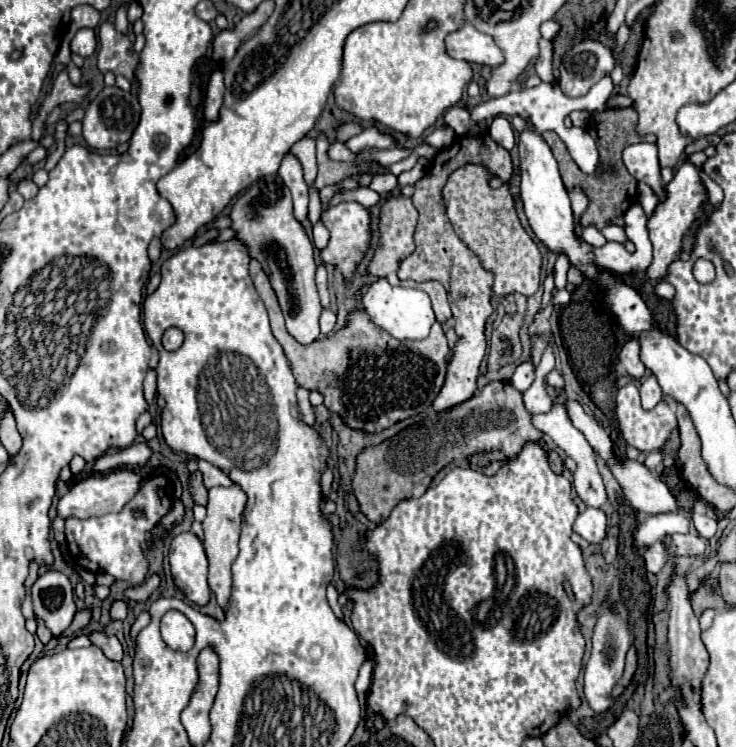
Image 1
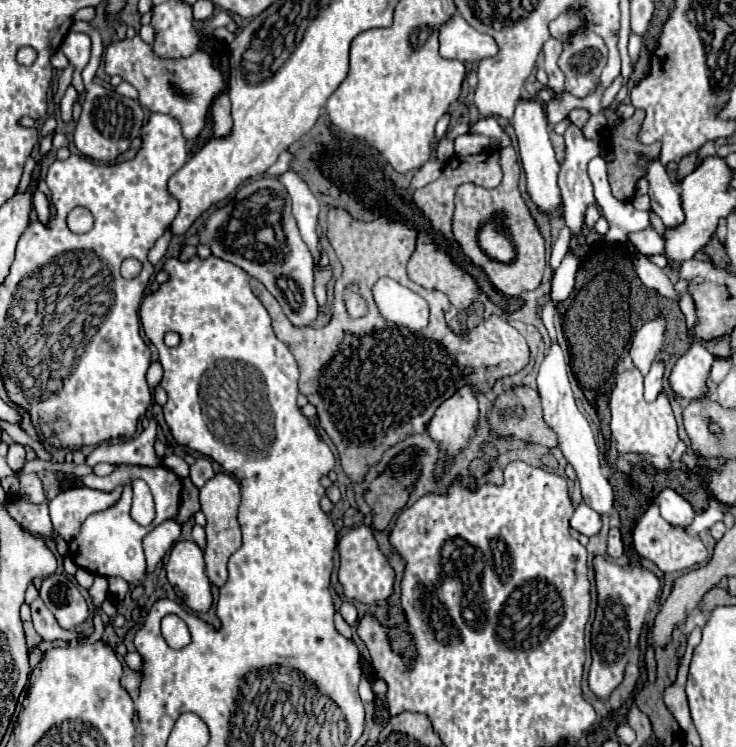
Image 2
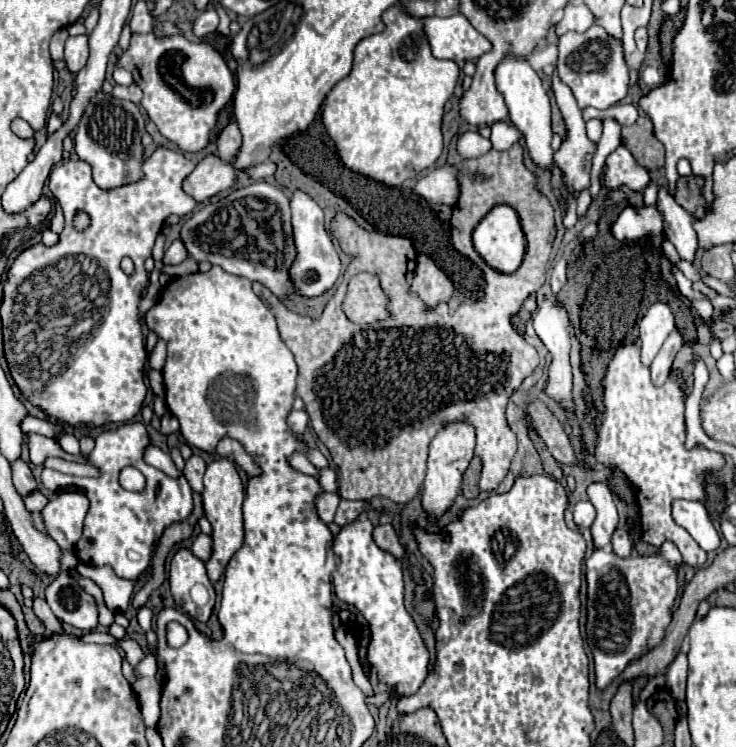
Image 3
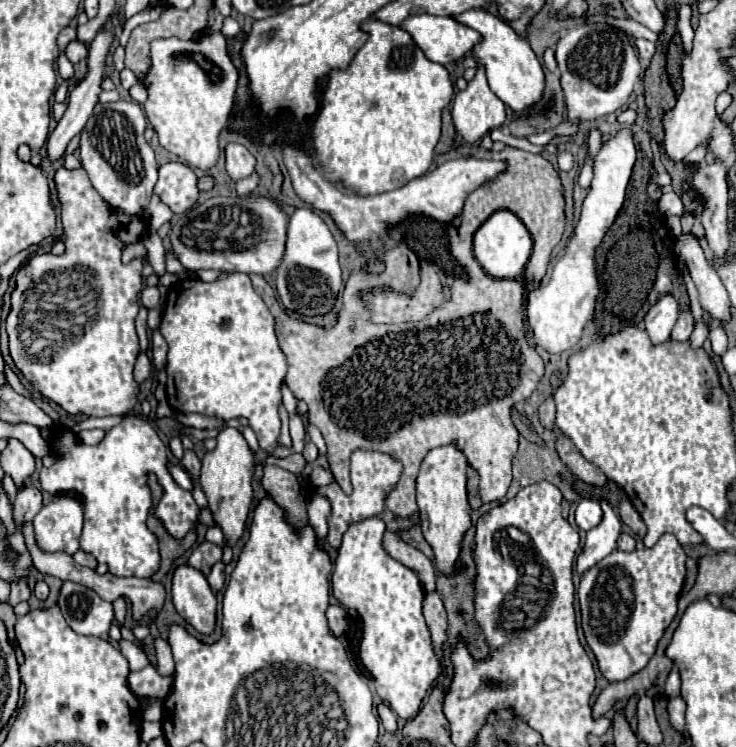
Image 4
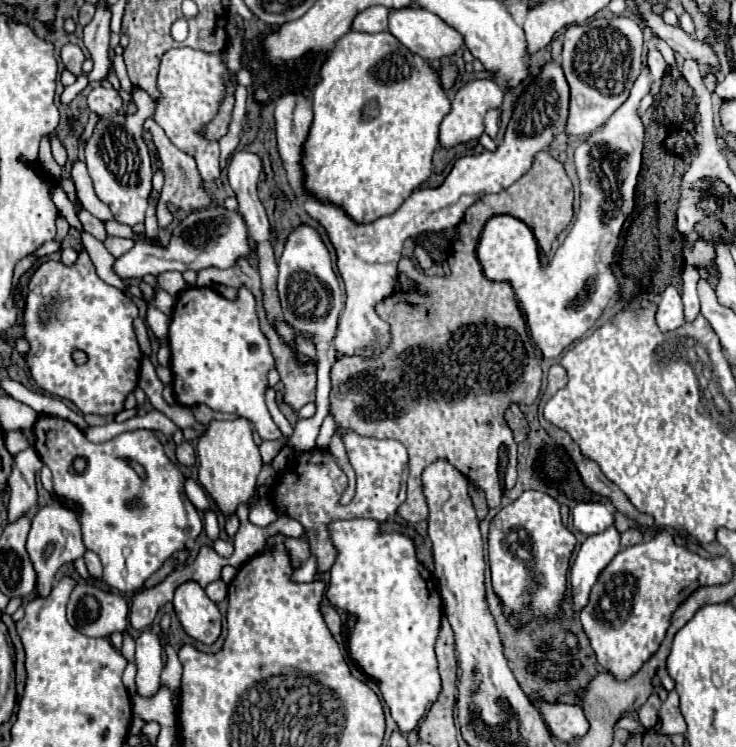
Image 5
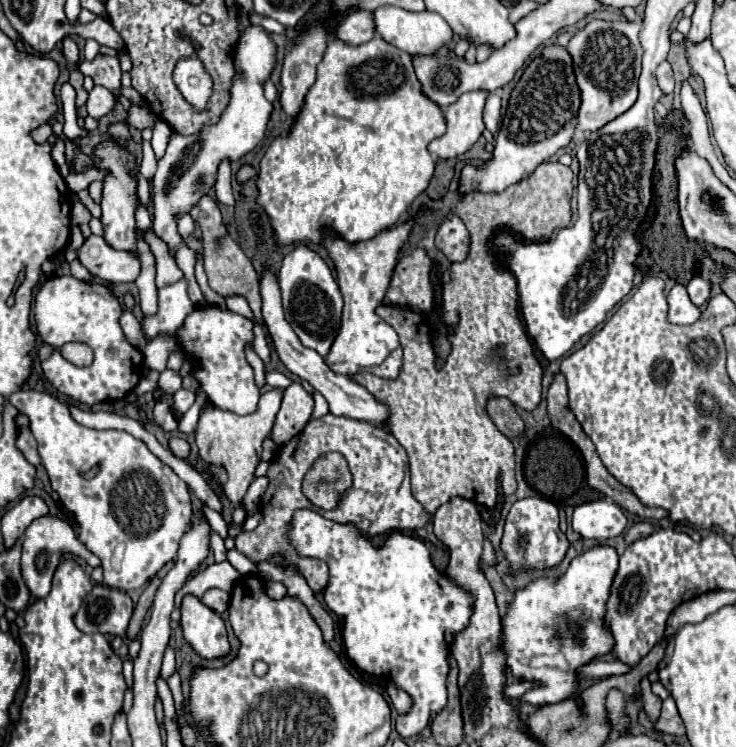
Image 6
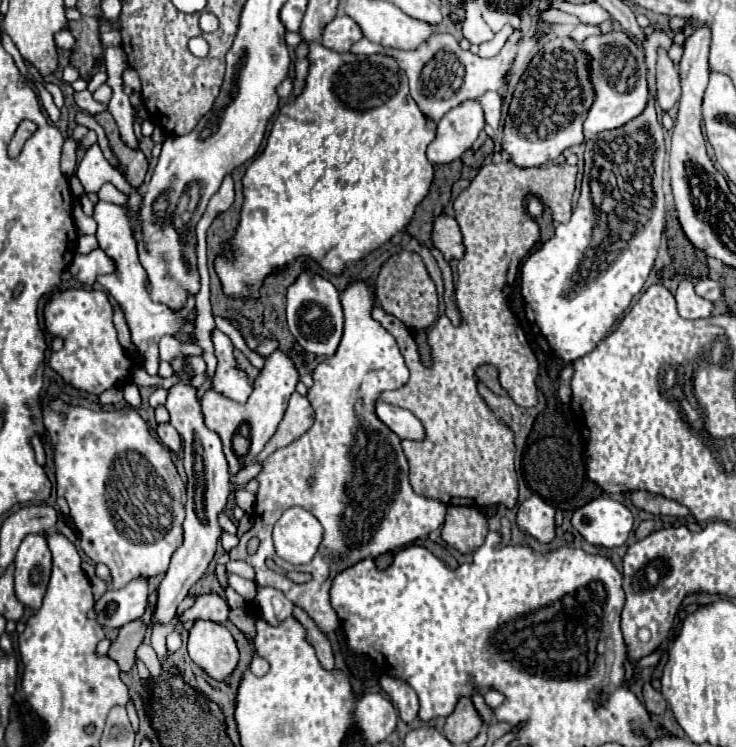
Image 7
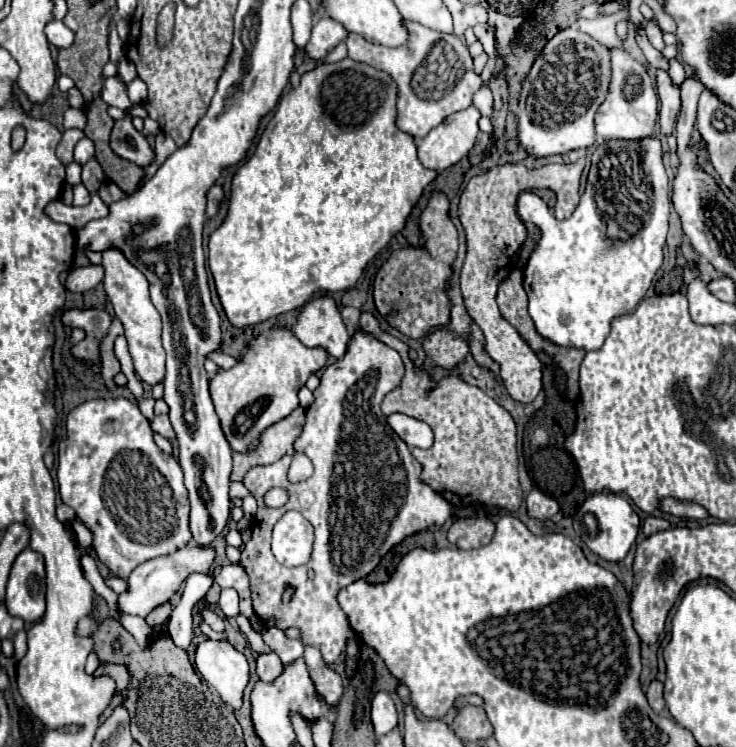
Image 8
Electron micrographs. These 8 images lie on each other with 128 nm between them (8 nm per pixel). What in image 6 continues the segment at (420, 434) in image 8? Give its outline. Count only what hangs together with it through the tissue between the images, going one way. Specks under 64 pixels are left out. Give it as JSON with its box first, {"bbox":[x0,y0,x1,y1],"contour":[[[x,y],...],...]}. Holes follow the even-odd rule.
{"bbox":[260,264,388,424],"contour":[[[262,264],[262,278],[260,278],[260,296],[262,296],[262,314],[264,314],[264,322],[266,328],[274,340],[274,348],[276,354],[280,356],[280,360],[284,362],[284,366],[296,374],[300,380],[306,380],[314,390],[318,390],[330,406],[330,412],[334,416],[348,416],[348,418],[356,418],[356,420],[366,420],[372,424],[382,424],[388,418],[388,408],[380,402],[374,400],[374,396],[360,384],[348,380],[348,376],[340,376],[336,372],[332,372],[328,368],[328,364],[324,364],[324,358],[302,346],[298,336],[294,334],[292,326],[286,322],[284,318],[284,310],[282,310],[282,302],[280,302],[280,284],[278,284],[278,276],[274,274],[274,270],[268,264]]]}

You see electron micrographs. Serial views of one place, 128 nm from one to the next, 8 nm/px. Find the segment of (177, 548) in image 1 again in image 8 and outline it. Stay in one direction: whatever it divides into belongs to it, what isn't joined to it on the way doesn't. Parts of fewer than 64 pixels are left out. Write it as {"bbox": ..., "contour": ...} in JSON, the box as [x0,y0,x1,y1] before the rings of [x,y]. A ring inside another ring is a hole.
{"bbox":[196,640,248,708],"contour":[[[204,640],[196,646],[196,668],[206,680],[206,684],[220,694],[224,704],[228,708],[240,708],[242,706],[242,692],[248,684],[248,662],[242,652],[238,652],[228,640]]]}

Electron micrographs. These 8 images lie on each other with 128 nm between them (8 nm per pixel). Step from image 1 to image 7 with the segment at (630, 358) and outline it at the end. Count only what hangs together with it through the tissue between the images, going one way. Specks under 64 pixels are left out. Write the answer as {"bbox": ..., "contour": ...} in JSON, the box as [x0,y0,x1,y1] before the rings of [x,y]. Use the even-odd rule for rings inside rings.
{"bbox":[676,280,712,320],"contour":[[[684,280],[676,294],[676,306],[678,306],[678,312],[682,318],[688,318],[688,320],[696,320],[696,318],[708,318],[712,314],[712,302],[696,296],[694,292],[694,284],[690,280]]]}

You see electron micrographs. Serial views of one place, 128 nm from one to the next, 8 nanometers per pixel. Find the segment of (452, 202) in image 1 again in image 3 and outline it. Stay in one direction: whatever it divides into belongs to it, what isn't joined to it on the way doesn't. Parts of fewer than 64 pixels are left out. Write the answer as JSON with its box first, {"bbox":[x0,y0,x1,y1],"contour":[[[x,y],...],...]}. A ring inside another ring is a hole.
{"bbox":[254,144,556,504],"contour":[[[514,144],[510,148],[510,172],[500,172],[500,170],[508,170],[508,162],[500,162],[500,160],[502,160],[502,154],[498,154],[498,162],[496,162],[496,156],[492,154],[486,154],[474,160],[464,160],[464,168],[466,168],[464,184],[462,184],[462,192],[460,192],[460,198],[454,206],[452,220],[450,220],[452,244],[462,256],[470,258],[484,272],[484,280],[486,280],[484,294],[486,296],[472,304],[458,306],[454,314],[449,313],[447,304],[439,304],[435,310],[429,312],[421,299],[410,292],[417,252],[408,238],[390,236],[382,232],[370,232],[362,228],[346,212],[336,212],[330,224],[330,232],[338,240],[342,252],[352,256],[352,262],[348,264],[342,284],[338,286],[330,302],[326,304],[324,314],[320,318],[312,320],[306,316],[298,316],[296,312],[288,310],[266,286],[262,286],[260,282],[254,282],[256,296],[262,298],[270,306],[278,322],[280,338],[292,350],[296,358],[296,364],[298,364],[296,394],[304,400],[306,412],[310,414],[310,420],[312,420],[312,428],[316,430],[318,438],[326,444],[334,462],[340,468],[340,490],[338,492],[346,500],[364,500],[364,498],[372,500],[376,496],[388,498],[396,504],[404,504],[412,500],[418,494],[424,482],[424,476],[426,476],[424,472],[426,472],[428,444],[434,438],[434,434],[442,428],[442,424],[448,420],[466,420],[476,428],[474,454],[482,458],[480,490],[494,490],[508,472],[510,460],[517,450],[517,439],[516,434],[506,426],[504,408],[506,408],[510,394],[538,366],[536,348],[530,346],[512,328],[510,318],[520,310],[522,302],[544,284],[544,272],[546,272],[546,264],[550,258],[550,248],[552,248],[556,230],[554,230],[554,210],[548,204],[548,200],[534,190],[534,174],[528,172],[522,162],[522,146]],[[476,170],[480,170],[486,176],[484,182],[474,182],[470,178],[470,172],[476,172]],[[496,204],[508,204],[518,212],[518,218],[520,218],[520,224],[522,224],[522,230],[528,242],[520,270],[512,274],[504,274],[504,272],[490,268],[484,262],[484,258],[474,250],[474,246],[470,246],[472,230]],[[360,272],[378,276],[389,298],[387,309],[390,315],[383,321],[383,326],[356,326],[342,312],[346,284],[354,274],[360,274]]]}

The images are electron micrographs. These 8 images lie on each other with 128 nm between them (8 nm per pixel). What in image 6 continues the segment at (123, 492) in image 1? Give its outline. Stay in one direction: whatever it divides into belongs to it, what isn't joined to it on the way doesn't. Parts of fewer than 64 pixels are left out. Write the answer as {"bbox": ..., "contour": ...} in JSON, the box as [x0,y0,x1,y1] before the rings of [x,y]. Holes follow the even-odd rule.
{"bbox":[22,514,100,598],"contour":[[[46,514],[46,516],[40,516],[40,520],[34,520],[26,528],[24,540],[22,540],[22,574],[26,578],[26,586],[28,586],[32,596],[36,596],[36,598],[48,596],[50,584],[52,584],[52,576],[54,576],[60,560],[66,554],[82,558],[92,568],[100,566],[100,560],[92,552],[88,552],[88,548],[78,540],[78,534],[74,532],[74,526],[70,522],[66,522],[64,518]]]}

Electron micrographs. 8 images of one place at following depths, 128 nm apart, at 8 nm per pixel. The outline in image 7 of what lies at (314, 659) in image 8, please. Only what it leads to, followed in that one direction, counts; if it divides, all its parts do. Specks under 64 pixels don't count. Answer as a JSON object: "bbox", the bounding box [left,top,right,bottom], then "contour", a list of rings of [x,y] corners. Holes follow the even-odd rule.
{"bbox":[294,606,334,670],"contour":[[[294,606],[294,616],[304,624],[306,632],[308,632],[308,642],[316,648],[316,654],[318,654],[318,660],[322,662],[322,666],[328,670],[334,668],[334,654],[332,654],[328,636],[324,636],[324,632],[320,632],[320,628],[316,628],[316,622],[300,606]]]}

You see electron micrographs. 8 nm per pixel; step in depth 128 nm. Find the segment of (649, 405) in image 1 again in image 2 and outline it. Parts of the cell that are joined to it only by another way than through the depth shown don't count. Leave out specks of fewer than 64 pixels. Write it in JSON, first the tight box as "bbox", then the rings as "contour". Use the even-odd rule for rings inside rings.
{"bbox":[644,362,666,402],"contour":[[[654,362],[650,372],[646,374],[644,378],[644,400],[652,402],[656,400],[656,396],[662,392],[662,386],[664,386],[664,372],[666,372],[666,366],[662,362]]]}

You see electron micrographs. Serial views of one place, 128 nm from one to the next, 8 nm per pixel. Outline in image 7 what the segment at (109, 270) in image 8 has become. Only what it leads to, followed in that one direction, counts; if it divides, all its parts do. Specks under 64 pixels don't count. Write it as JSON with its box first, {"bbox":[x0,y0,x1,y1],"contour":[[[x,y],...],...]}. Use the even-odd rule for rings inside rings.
{"bbox":[94,202,196,374],"contour":[[[98,202],[94,206],[94,220],[98,222],[98,244],[100,248],[116,262],[116,272],[108,276],[100,276],[97,282],[104,286],[122,306],[126,314],[126,322],[132,332],[132,342],[136,344],[138,352],[144,356],[144,368],[148,374],[158,374],[158,340],[164,334],[175,335],[182,327],[191,311],[196,308],[195,297],[190,296],[185,307],[179,311],[173,311],[164,304],[156,304],[150,300],[146,292],[146,274],[138,260],[136,252],[136,238],[132,236],[132,220],[128,218],[128,212],[120,204],[112,202]]]}

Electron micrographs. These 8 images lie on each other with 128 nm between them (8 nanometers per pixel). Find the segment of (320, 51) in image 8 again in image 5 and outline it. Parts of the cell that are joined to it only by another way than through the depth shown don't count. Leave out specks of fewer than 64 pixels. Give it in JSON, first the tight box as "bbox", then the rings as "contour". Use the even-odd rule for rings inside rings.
{"bbox":[352,6,394,32],"contour":[[[372,6],[364,12],[360,12],[352,24],[352,30],[362,30],[362,32],[384,32],[388,28],[388,16],[394,12],[392,8],[384,6]]]}

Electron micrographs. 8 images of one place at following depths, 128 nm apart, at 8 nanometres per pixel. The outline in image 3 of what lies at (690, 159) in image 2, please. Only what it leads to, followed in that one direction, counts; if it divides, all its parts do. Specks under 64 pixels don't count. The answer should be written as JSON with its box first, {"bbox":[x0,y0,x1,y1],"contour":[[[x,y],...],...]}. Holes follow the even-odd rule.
{"bbox":[676,176,704,216],"contour":[[[684,176],[678,178],[676,182],[676,202],[688,210],[692,216],[702,216],[704,214],[704,198],[700,192],[700,176]]]}

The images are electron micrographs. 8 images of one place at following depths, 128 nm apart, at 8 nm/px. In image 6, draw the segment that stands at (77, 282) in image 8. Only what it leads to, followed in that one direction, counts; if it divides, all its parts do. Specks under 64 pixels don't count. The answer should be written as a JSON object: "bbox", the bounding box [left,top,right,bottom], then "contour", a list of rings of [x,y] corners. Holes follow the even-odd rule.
{"bbox":[66,234,140,282],"contour":[[[94,234],[86,238],[78,252],[66,252],[68,262],[74,258],[78,258],[90,270],[90,274],[106,282],[134,282],[140,274],[140,256],[136,256],[136,252],[120,252],[108,248],[108,244],[104,244],[104,240]]]}

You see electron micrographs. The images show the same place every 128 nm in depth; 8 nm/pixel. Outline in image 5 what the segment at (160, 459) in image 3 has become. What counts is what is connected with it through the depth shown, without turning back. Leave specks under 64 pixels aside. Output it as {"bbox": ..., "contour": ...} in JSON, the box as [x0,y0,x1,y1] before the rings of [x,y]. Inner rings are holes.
{"bbox":[184,478,210,512],"contour":[[[186,478],[184,488],[186,488],[186,496],[190,498],[190,502],[192,502],[200,512],[204,512],[206,508],[210,508],[208,498],[206,498],[206,494],[204,494],[204,490],[202,490],[202,486],[200,486],[198,482],[194,482],[192,478]]]}

